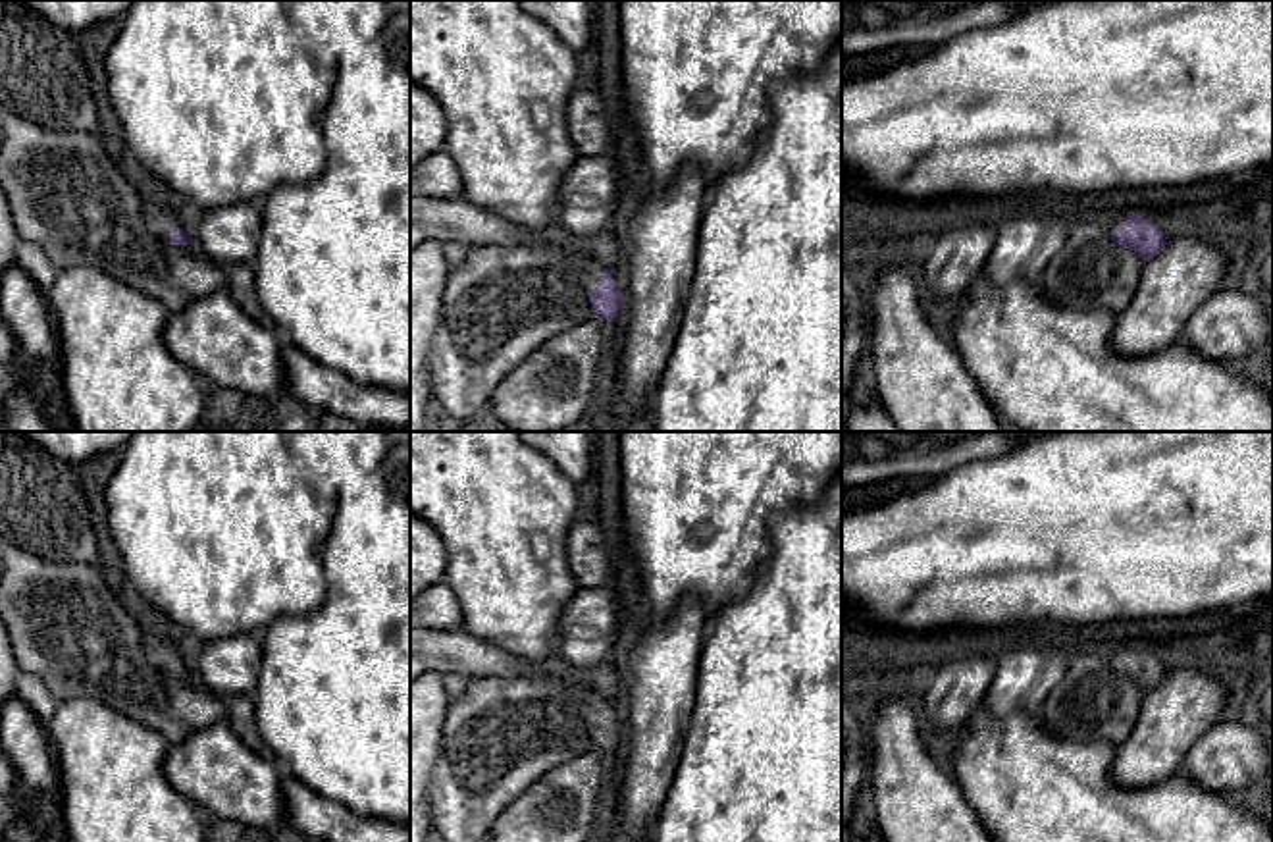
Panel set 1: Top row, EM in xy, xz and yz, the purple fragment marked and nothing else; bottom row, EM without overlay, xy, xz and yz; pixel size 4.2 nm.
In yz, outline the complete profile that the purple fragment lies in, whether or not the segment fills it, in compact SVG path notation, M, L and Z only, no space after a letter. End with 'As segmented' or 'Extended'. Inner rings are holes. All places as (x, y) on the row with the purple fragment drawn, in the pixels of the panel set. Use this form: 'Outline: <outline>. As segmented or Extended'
Outline: M1109 206L1096 218L1119 245L1138 252L1146 262L1157 256L1167 245L1167 235L1134 212Z. Extended

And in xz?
Outline: M410 197L410 249L424 241L468 241L474 247L559 247L576 266L580 281L591 301L591 312L612 324L622 312L624 291L620 283L599 260L578 252L570 245L570 233L557 224L551 224L541 231L526 231L520 225L470 202L466 197Z. Extended

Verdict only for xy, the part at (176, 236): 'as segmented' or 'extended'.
extended

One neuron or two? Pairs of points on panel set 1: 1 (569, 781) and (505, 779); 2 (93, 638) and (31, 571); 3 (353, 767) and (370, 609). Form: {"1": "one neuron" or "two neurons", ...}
{"1": "two neurons", "2": "one neuron", "3": "one neuron"}

